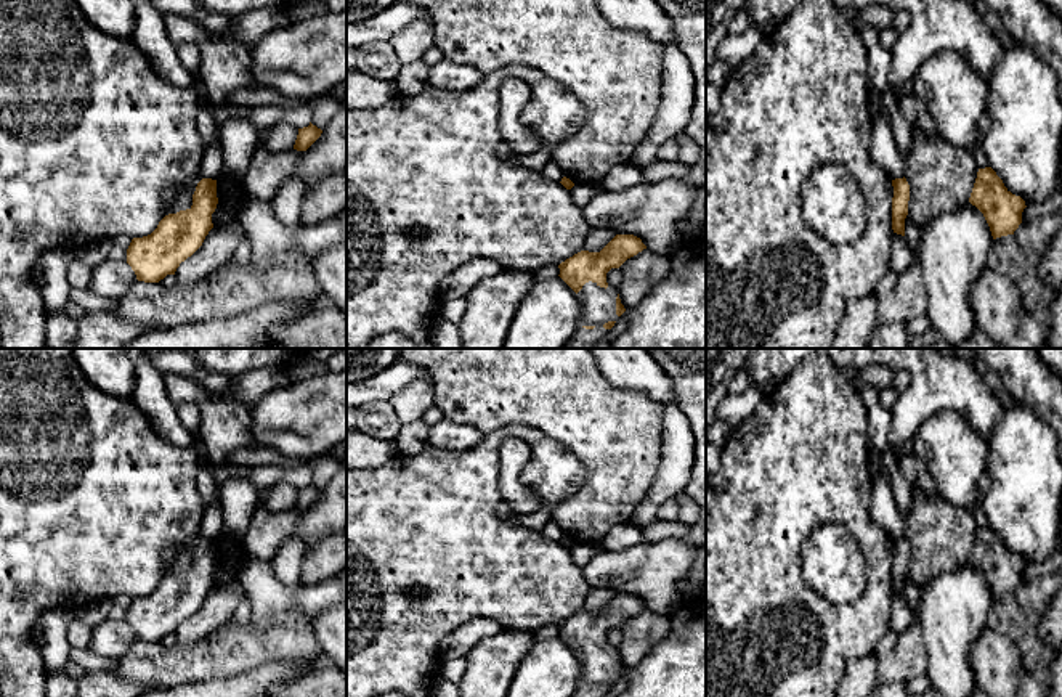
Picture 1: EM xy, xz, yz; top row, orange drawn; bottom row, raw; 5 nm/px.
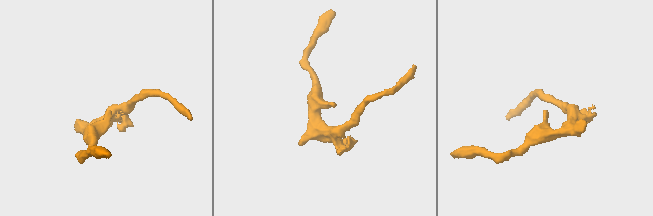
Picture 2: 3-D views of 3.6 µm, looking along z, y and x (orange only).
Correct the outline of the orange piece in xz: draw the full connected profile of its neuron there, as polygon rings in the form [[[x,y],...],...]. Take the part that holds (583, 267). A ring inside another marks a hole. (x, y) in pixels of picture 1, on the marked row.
[[[616,234],[600,252],[581,251],[558,265],[560,278],[576,292],[581,316],[576,334],[563,348],[594,348],[626,312],[618,289],[606,283],[606,273],[647,249],[634,234]]]

